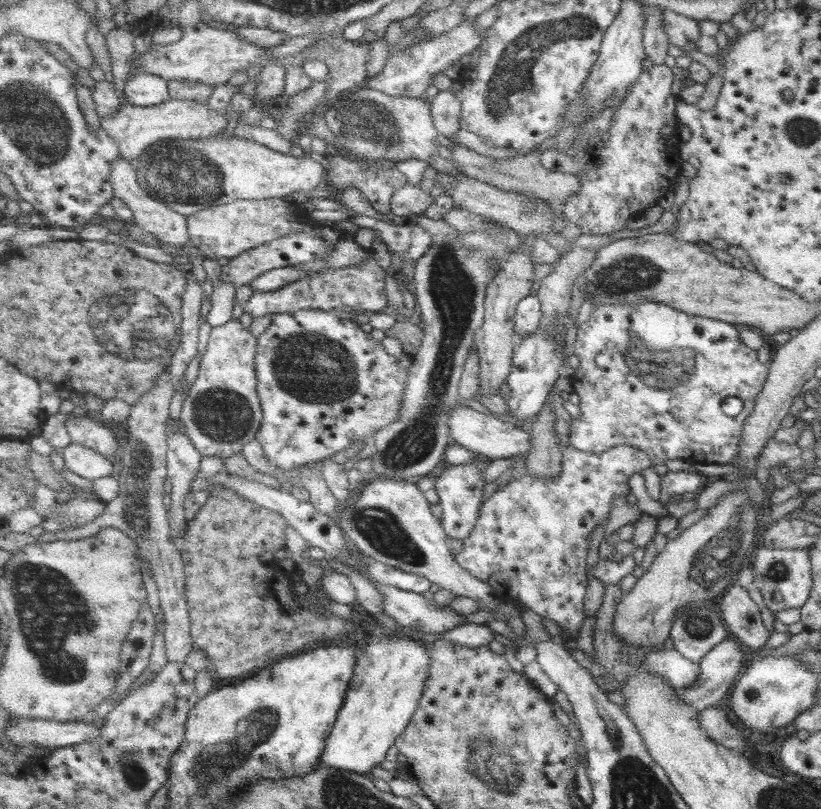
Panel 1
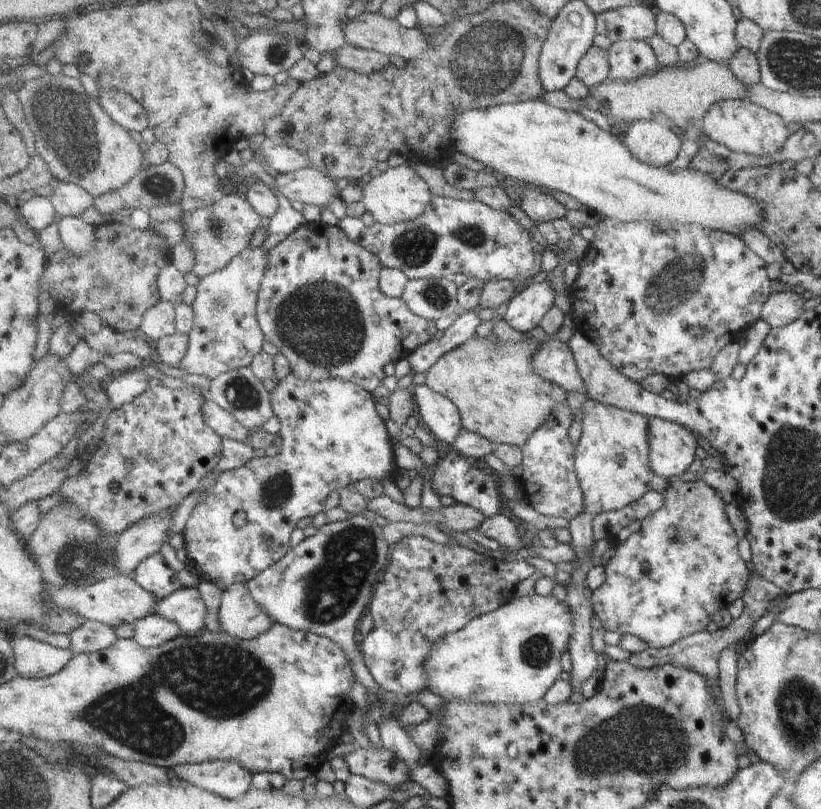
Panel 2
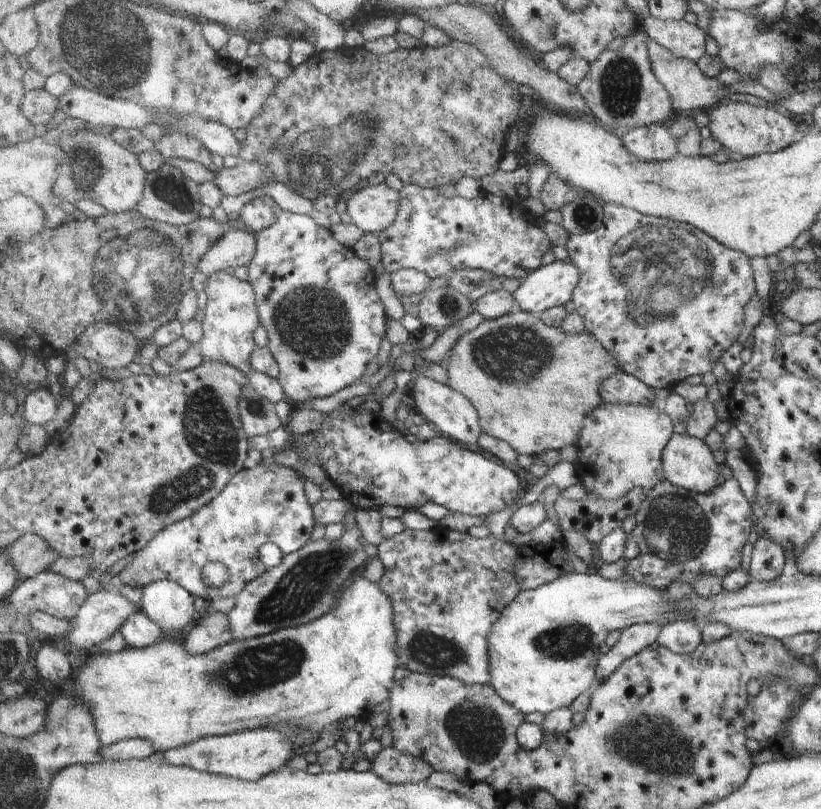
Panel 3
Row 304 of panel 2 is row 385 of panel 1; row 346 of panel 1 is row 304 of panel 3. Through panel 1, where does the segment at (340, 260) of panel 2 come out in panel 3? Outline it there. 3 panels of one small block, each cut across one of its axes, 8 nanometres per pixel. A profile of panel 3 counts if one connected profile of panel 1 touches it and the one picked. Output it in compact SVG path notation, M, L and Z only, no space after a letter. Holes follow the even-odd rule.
M287 211L281 212L278 219L265 230L256 233L256 253L249 263L249 281L256 290L258 313L260 314L261 325L265 327L269 335L269 348L280 364L279 382L284 386L288 401L293 408L300 407L301 402L313 400L313 398L327 398L337 394L339 390L347 388L359 380L361 376L368 374L373 366L373 362L379 354L381 342L388 338L388 322L386 321L387 311L384 302L375 285L375 270L365 260L362 259L352 247L341 244L330 228L324 228L317 224L309 215L298 215Z

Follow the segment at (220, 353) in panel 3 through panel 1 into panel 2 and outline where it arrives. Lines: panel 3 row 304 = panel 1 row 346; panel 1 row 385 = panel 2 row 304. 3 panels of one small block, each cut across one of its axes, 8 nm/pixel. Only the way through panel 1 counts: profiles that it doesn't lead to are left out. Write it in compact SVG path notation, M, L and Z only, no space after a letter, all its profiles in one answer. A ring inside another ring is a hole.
M249 248L235 257L223 270L200 278L191 304L195 326L189 335L187 356L178 368L183 373L198 374L211 381L220 374L250 367L253 358L264 350L267 339L258 319L258 297L269 262L269 251Z

